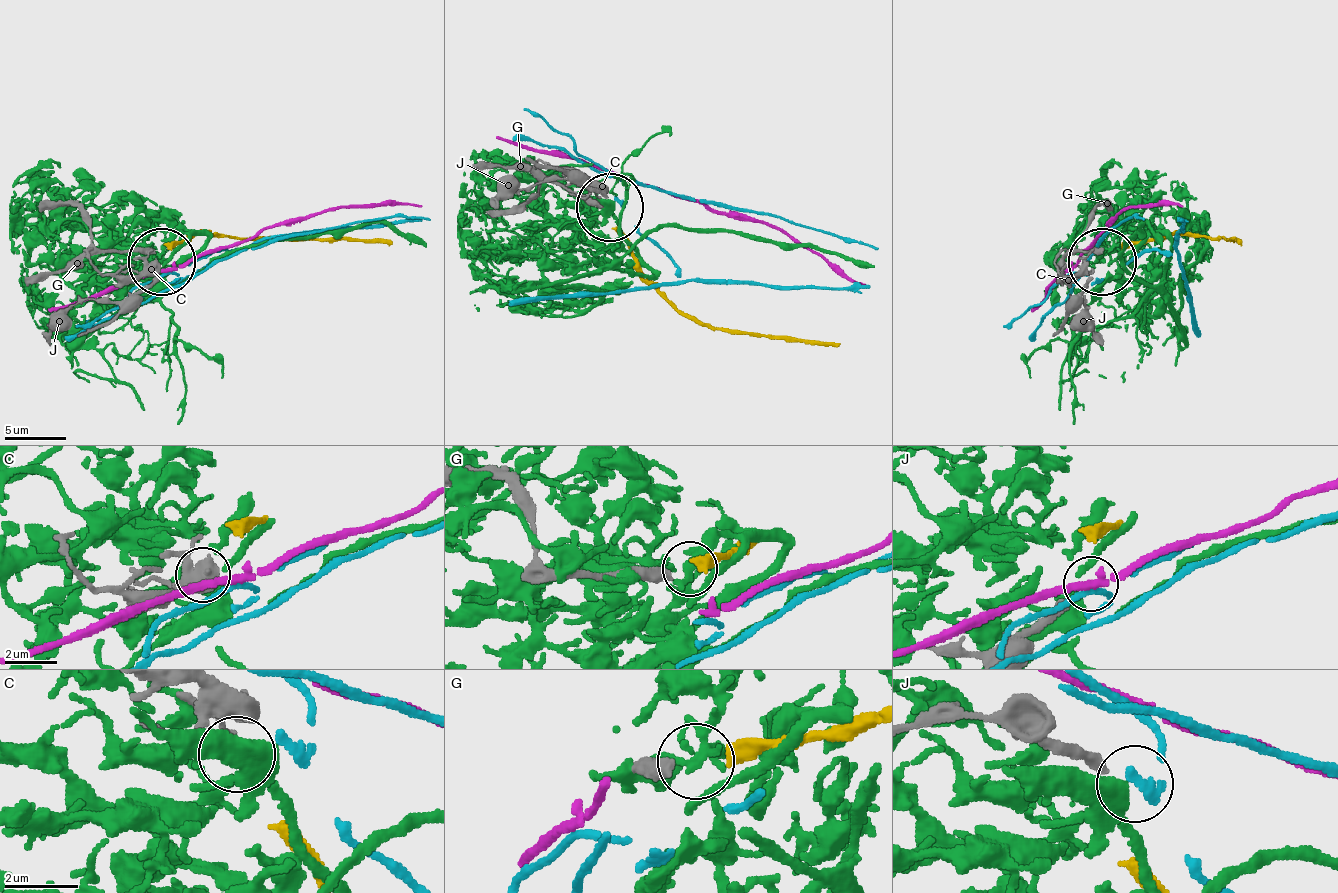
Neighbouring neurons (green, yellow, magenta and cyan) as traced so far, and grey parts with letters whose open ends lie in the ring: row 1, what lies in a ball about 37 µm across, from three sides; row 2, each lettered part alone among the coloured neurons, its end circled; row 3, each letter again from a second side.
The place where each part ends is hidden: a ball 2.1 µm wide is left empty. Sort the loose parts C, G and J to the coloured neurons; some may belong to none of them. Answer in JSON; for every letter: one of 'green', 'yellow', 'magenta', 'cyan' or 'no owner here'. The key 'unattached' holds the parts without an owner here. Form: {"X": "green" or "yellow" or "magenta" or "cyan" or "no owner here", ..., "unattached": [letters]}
{"C": "green", "G": "yellow", "J": "no owner here", "unattached": ["J"]}

